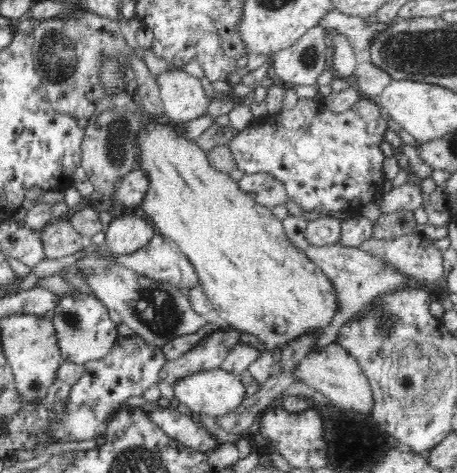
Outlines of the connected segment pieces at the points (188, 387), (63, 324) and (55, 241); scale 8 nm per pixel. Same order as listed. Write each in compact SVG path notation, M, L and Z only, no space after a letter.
M220 367L185 376L177 380L172 388L174 399L184 406L188 406L192 412L201 416L206 414L214 418L231 413L246 398L246 387L240 381L240 376Z
M77 288L70 295L58 297L58 306L46 316L54 323L64 362L83 365L88 361L105 357L119 336L117 325L110 319L109 310L103 302L96 296L81 293Z
M66 217L53 220L46 225L41 238L45 256L49 259L75 254L87 245L87 239L74 230Z

